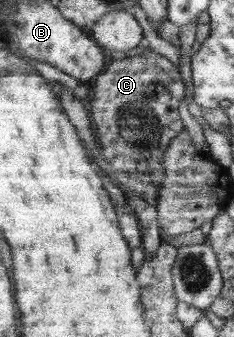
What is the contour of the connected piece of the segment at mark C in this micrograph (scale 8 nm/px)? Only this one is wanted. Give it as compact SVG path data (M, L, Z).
M141 45L141 53L133 58L112 61L104 73L97 76L94 86L91 114L94 126L97 128L98 139L105 156L115 170L117 182L125 192L128 204L134 208L143 228L144 243L142 246L146 258L149 258L161 246L160 226L160 188L164 186L164 158L172 140L186 128L179 114L179 106L185 98L185 85L181 79L179 66L174 66L171 60L161 56L149 47Z

